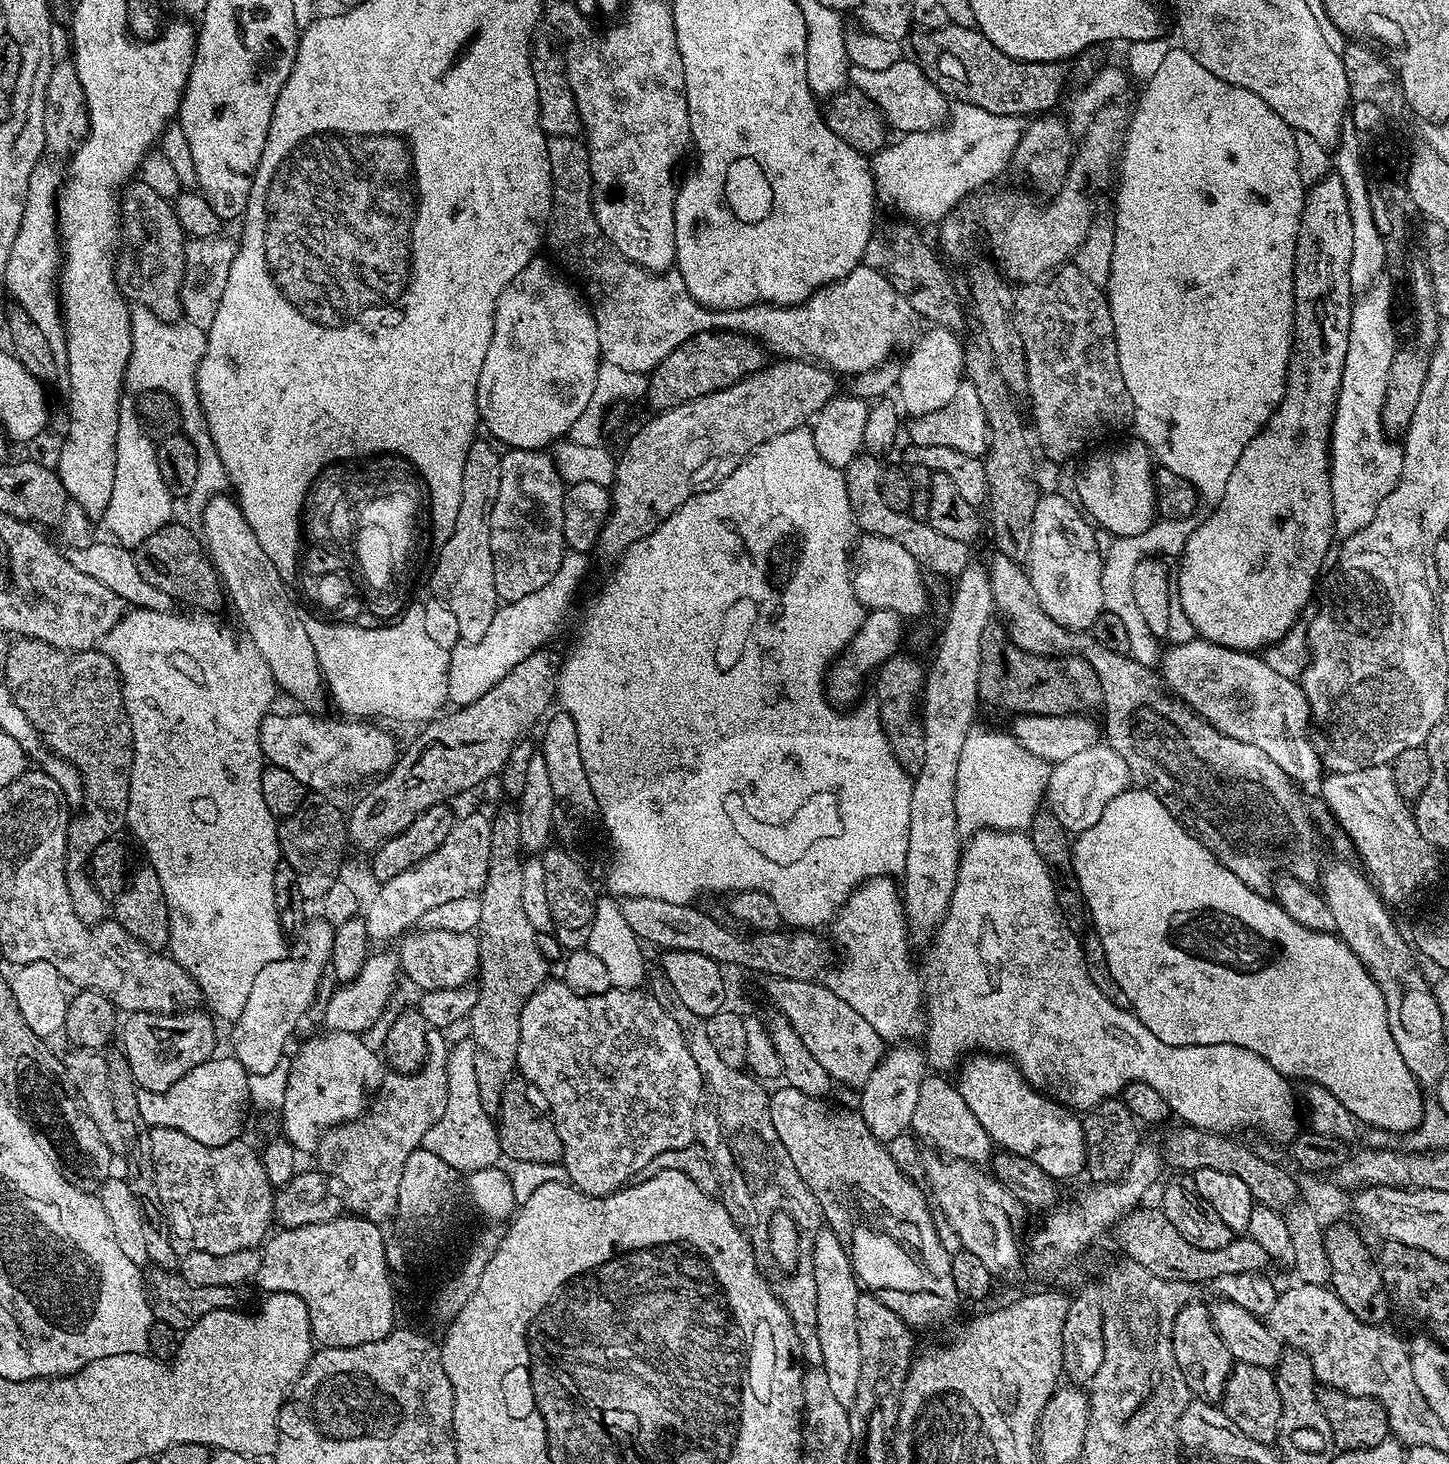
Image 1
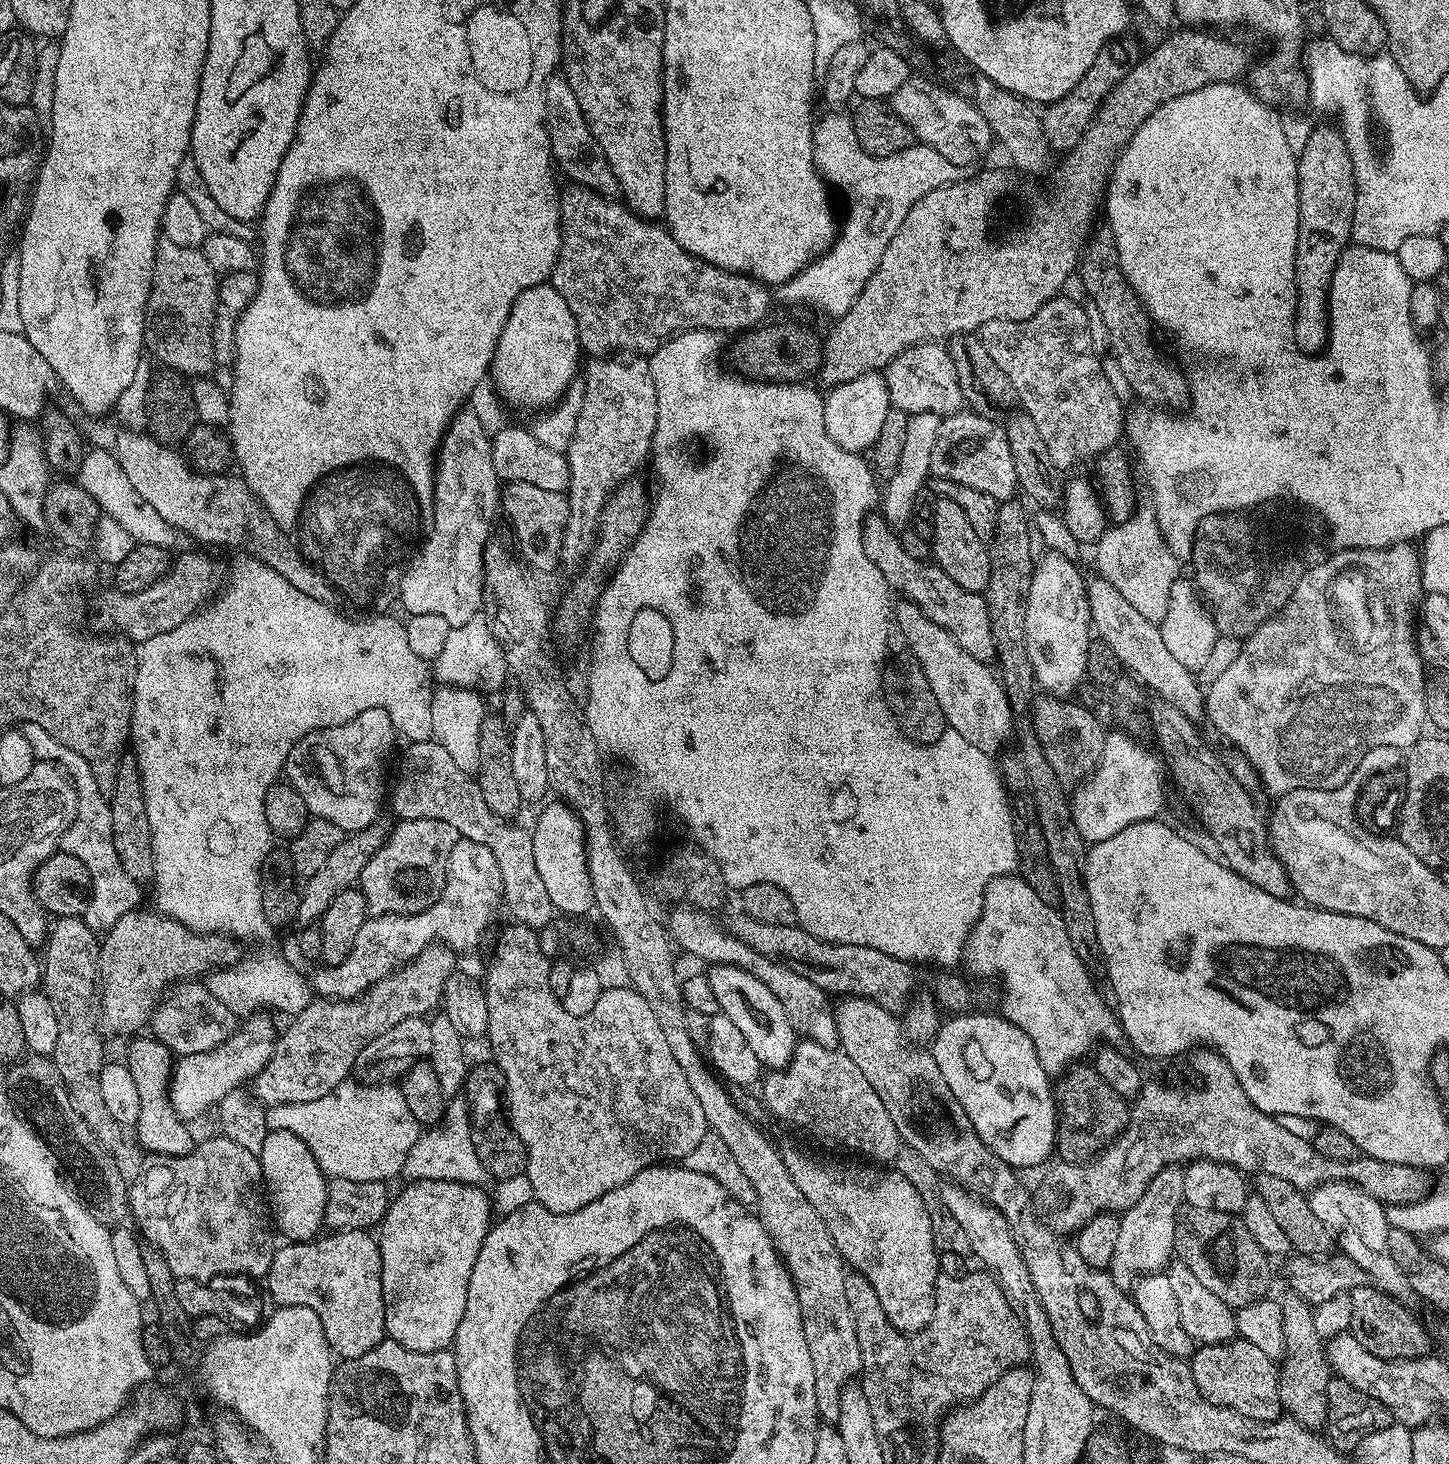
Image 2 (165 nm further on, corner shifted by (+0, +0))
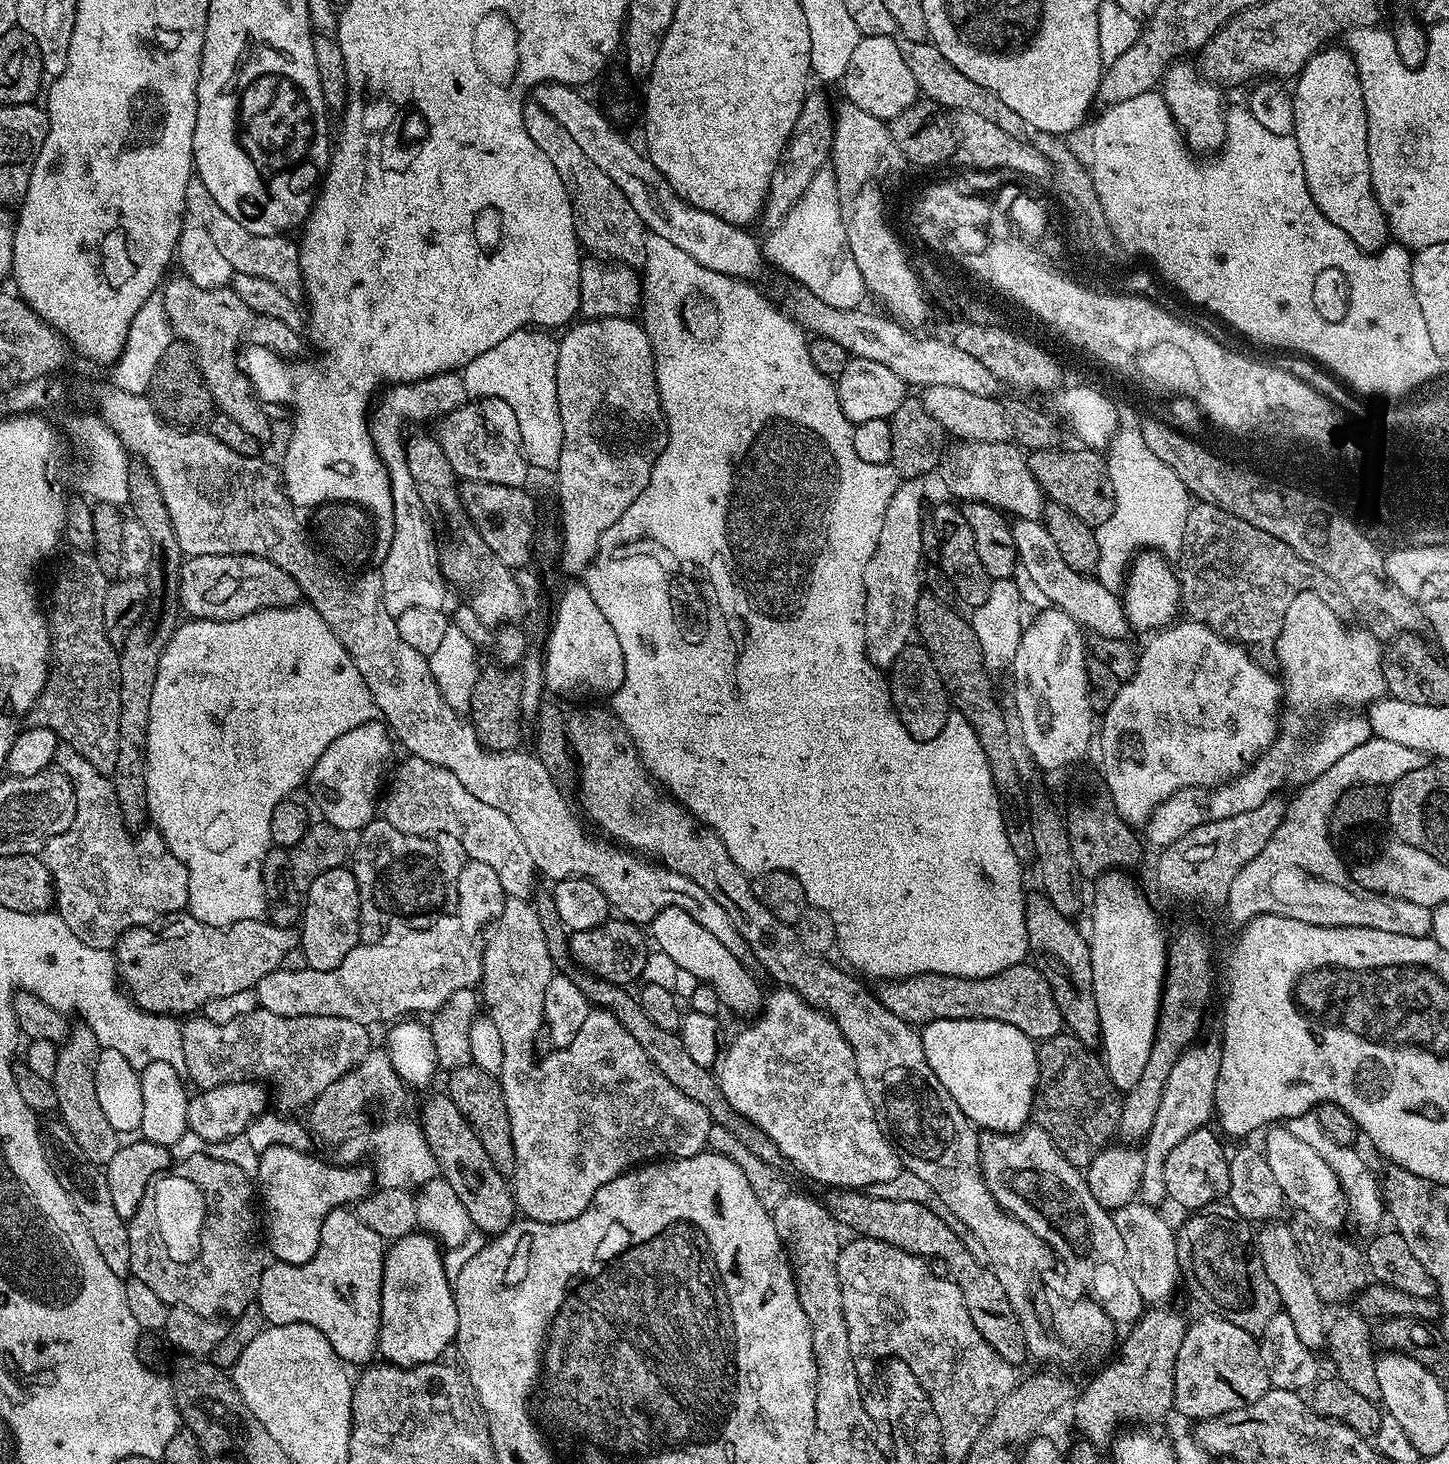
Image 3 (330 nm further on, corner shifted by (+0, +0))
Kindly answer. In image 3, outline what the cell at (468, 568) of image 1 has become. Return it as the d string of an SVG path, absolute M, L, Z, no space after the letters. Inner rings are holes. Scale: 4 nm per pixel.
M439 372L437 376L427 376L421 380L416 380L413 384L397 384L389 387L383 396L384 401L381 404L379 401L375 405L370 416L372 445L375 446L376 452L380 455L384 469L388 471L392 505L394 506L394 538L390 542L390 550L386 554L383 564L379 565L378 568L378 578L382 582L382 598L386 602L386 610L390 610L390 614L394 617L400 616L402 610L414 610L414 606L425 610L441 610L445 607L444 599L447 598L448 592L450 593L450 585L444 579L440 569L441 553L438 548L436 552L436 544L432 541L432 528L428 525L427 518L424 517L426 505L420 499L420 491L416 489L416 483L410 474L410 466L404 461L405 437L400 436L400 427L403 426L404 420L413 420L414 423L420 424L423 420L436 422L449 416L454 410L461 408L469 399L468 391L464 385L463 375L456 372Z

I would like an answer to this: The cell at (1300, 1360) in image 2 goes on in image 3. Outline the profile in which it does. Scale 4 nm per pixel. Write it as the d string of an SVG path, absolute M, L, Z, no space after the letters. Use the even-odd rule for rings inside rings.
M1268 1222L1259 1229L1255 1237L1256 1247L1260 1250L1262 1258L1262 1270L1270 1277L1270 1282L1274 1282L1274 1290L1278 1290L1280 1307L1286 1314L1290 1314L1290 1322L1294 1322L1294 1331L1298 1334L1298 1339L1313 1350L1328 1339L1329 1321L1324 1321L1324 1311L1326 1305L1314 1290L1314 1282L1310 1278L1310 1270L1306 1266L1304 1256L1300 1253L1300 1247L1296 1241L1296 1234L1287 1223Z

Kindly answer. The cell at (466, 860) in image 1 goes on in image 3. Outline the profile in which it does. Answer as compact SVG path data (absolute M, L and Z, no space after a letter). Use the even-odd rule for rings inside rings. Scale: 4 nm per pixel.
M469 859L462 866L462 874L458 874L458 898L453 916L438 921L433 928L408 932L389 944L361 942L354 950L350 950L350 954L346 954L342 966L329 972L308 967L297 972L280 968L276 972L266 974L266 978L262 978L262 982L258 982L254 989L257 1005L263 1011L279 1016L333 1016L350 1018L350 1022L369 1026L380 1024L383 1020L396 1022L409 1014L420 1014L416 1012L434 1013L444 1005L446 998L458 994L458 990L479 985L486 933L502 914L505 899L502 883L499 882L494 869L485 862Z

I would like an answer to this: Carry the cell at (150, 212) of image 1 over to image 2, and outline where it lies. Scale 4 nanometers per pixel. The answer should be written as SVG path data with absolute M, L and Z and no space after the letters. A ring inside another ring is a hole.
M162 238L156 244L156 265L144 315L145 349L153 352L165 369L188 378L207 377L204 375L217 367L212 326L219 303L218 273L206 262L203 251Z

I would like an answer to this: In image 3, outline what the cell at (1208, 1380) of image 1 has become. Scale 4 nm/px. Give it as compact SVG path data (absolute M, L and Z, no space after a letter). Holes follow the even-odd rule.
M1025 1126L1019 1132L989 1132L985 1131L980 1136L980 1174L984 1177L986 1186L990 1190L990 1194L996 1199L996 1203L1009 1212L1014 1218L1018 1218L1022 1223L1037 1236L1041 1245L1053 1248L1060 1255L1060 1260L1066 1267L1072 1271L1072 1276L1085 1288L1085 1293L1090 1294L1091 1299L1095 1300L1098 1306L1102 1306L1102 1310L1106 1310L1106 1314L1110 1319L1116 1321L1120 1326L1131 1326L1144 1315L1146 1305L1142 1294L1138 1294L1138 1286L1134 1286L1134 1278L1130 1278L1130 1266L1126 1262L1126 1242L1122 1242L1122 1234L1118 1230L1118 1226L1114 1226L1112 1221L1112 1212L1101 1206L1094 1198L1094 1194L1090 1194L1090 1186L1086 1179L1085 1173L1076 1165L1062 1155L1054 1146L1054 1142L1050 1138L1050 1134L1046 1134L1046 1130L1042 1130L1039 1126Z

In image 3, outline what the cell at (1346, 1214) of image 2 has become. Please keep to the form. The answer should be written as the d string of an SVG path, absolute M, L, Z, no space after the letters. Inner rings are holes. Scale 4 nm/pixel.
M1276 1126L1262 1143L1262 1151L1266 1162L1270 1162L1270 1171L1278 1186L1282 1186L1282 1194L1289 1205L1293 1204L1296 1212L1305 1212L1324 1228L1343 1229L1346 1220L1346 1197L1340 1179L1330 1170L1330 1166L1314 1150L1314 1146L1306 1146L1302 1138L1294 1138L1286 1126Z

